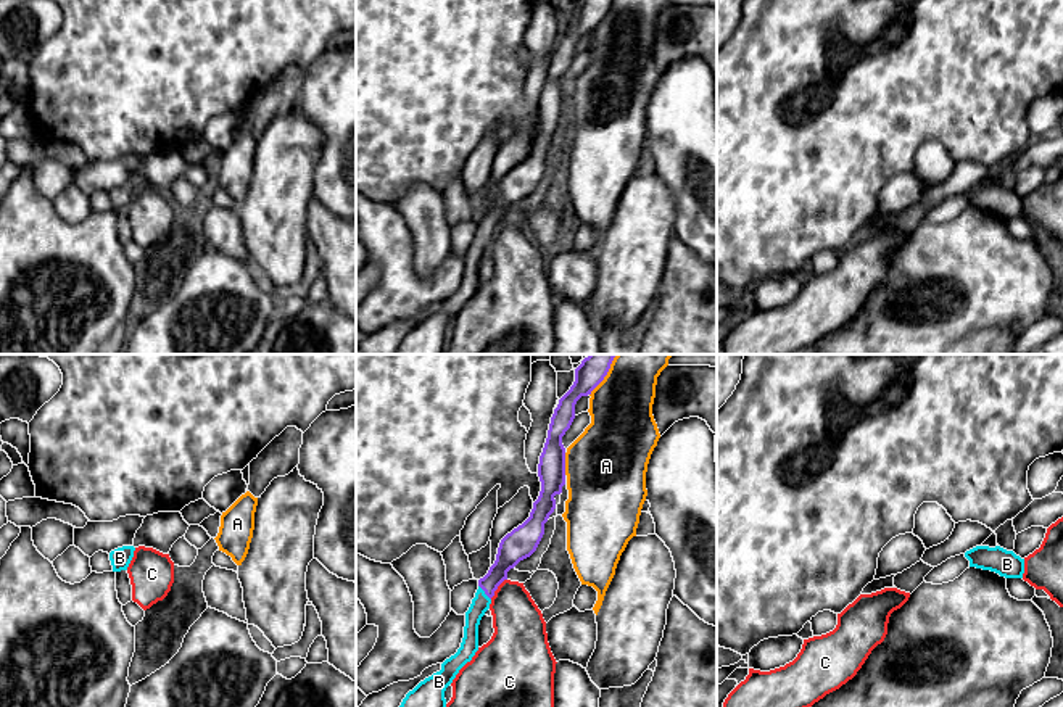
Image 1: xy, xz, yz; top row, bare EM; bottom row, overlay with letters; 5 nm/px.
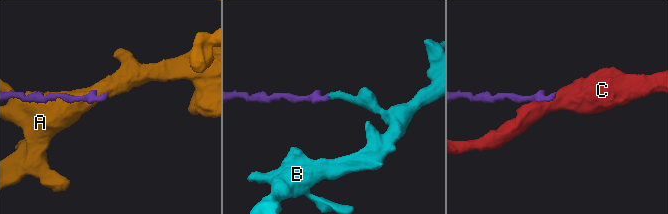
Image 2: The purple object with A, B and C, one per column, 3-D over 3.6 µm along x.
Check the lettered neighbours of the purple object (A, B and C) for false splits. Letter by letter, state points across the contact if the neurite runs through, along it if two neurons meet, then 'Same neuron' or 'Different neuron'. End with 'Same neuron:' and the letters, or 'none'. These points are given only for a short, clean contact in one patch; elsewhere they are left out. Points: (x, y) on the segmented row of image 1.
A: Different neuron
B: Path across: xz (511, 551), (487, 585), (485, 593), (480, 603). Same neuron
C: Boundary: xz (506, 578), (490, 598). Different neuron
Same neuron: B

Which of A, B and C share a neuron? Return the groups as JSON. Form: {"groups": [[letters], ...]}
{"groups": [["A"], ["B"], ["C"]]}

